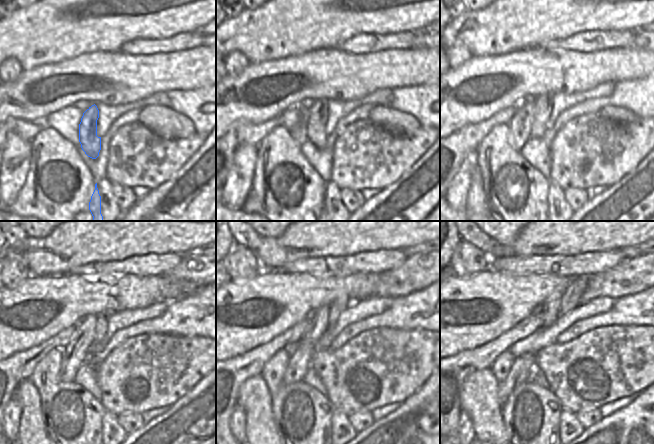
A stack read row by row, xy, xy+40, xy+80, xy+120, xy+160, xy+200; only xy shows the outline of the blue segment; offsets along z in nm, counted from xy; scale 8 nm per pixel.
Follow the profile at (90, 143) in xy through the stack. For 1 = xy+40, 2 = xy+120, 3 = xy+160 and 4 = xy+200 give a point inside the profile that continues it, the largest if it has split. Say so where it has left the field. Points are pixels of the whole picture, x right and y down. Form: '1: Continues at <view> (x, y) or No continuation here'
1: Continues at xy+40 (317, 119)
2: Continues at xy+120 (101, 325)
3: Continues at xy+160 (339, 305)
4: Continues at xy+200 (570, 299)

